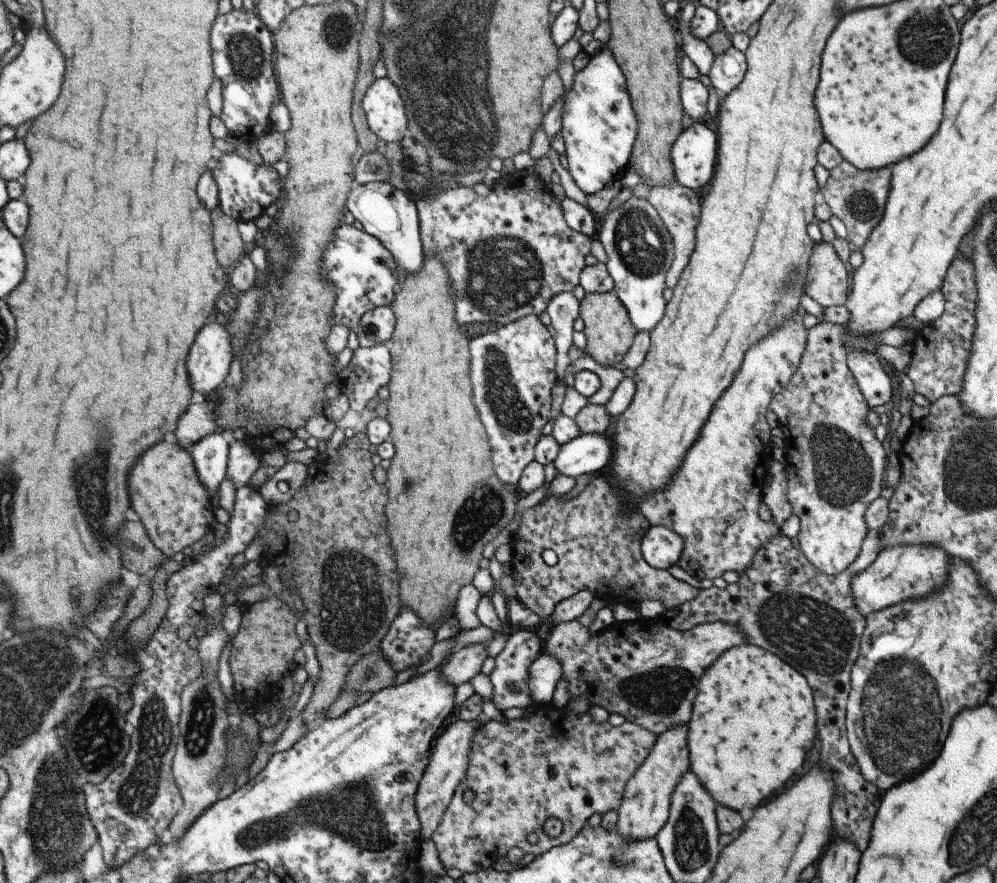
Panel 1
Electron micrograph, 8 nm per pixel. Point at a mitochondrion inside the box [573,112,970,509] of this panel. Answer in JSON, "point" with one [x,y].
{"point":[640,245]}

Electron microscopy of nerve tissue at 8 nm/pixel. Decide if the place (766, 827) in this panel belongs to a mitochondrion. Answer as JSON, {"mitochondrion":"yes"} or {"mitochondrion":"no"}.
{"mitochondrion":"no"}

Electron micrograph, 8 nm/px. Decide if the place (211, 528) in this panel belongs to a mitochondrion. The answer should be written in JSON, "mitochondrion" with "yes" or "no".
{"mitochondrion":"no"}

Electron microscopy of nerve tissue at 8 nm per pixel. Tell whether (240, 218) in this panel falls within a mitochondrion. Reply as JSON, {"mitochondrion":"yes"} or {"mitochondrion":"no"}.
{"mitochondrion":"no"}

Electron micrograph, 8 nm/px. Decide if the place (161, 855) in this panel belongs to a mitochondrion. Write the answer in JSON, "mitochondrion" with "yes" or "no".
{"mitochondrion":"no"}

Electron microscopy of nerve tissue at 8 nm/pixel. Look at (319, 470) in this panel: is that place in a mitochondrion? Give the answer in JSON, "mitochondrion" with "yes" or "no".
{"mitochondrion":"no"}

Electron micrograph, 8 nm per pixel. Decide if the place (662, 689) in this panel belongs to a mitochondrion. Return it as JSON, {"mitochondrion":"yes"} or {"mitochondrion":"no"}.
{"mitochondrion":"yes"}

